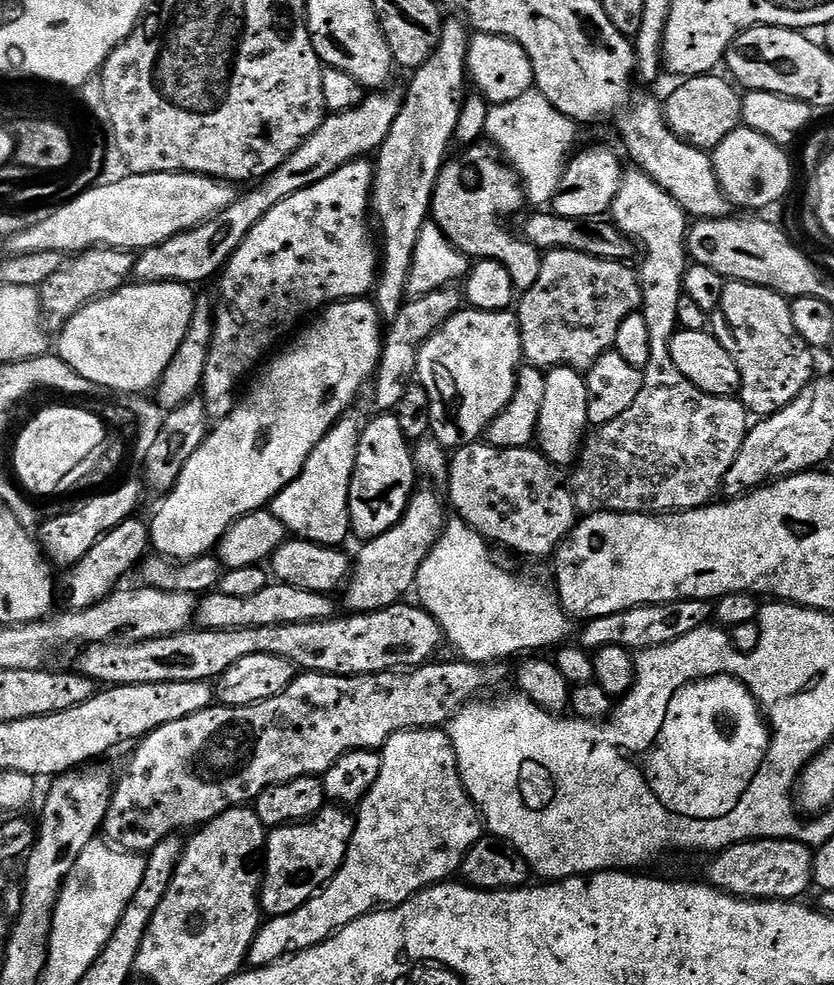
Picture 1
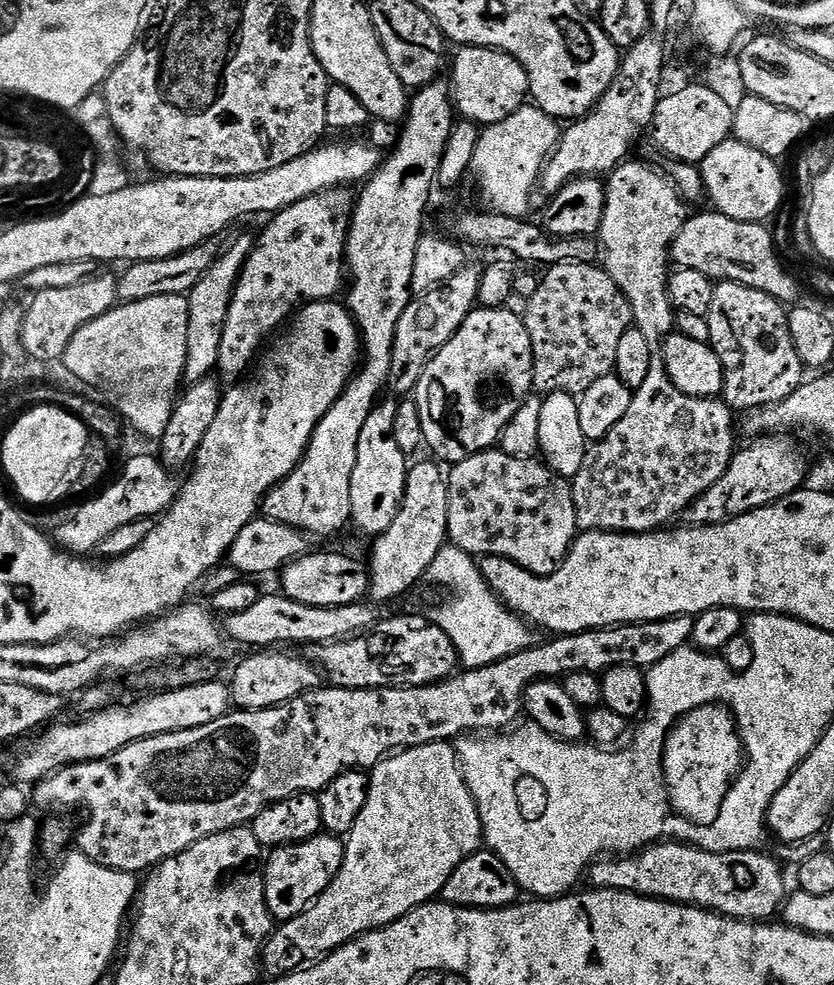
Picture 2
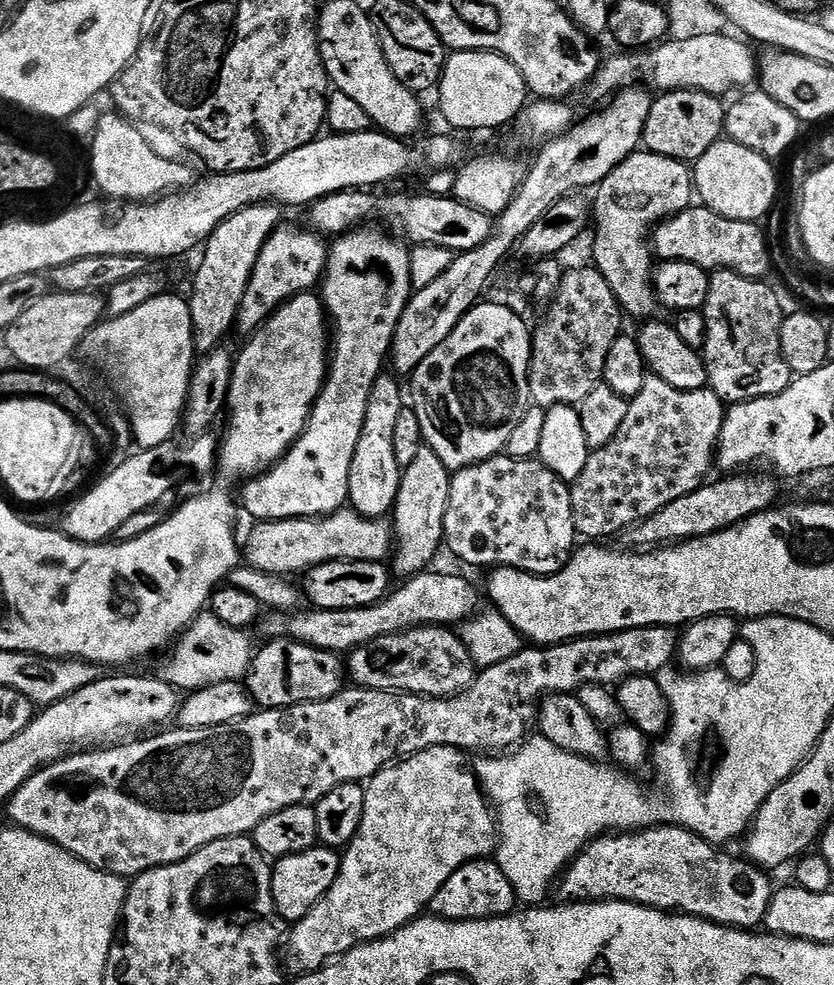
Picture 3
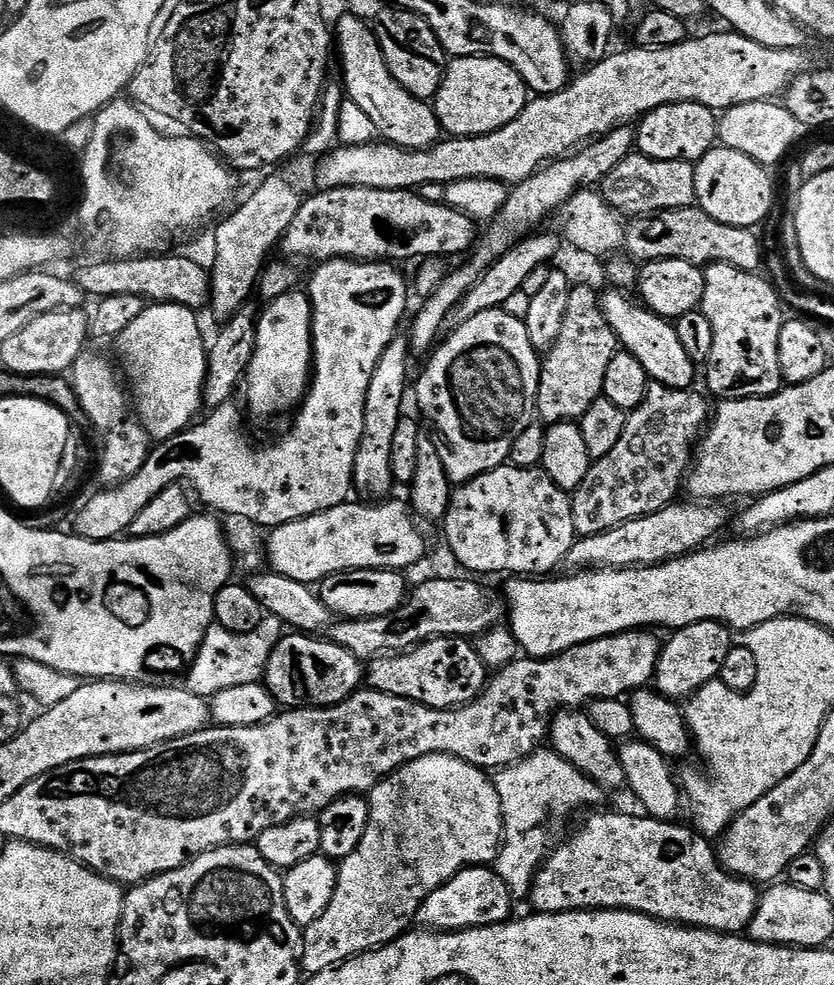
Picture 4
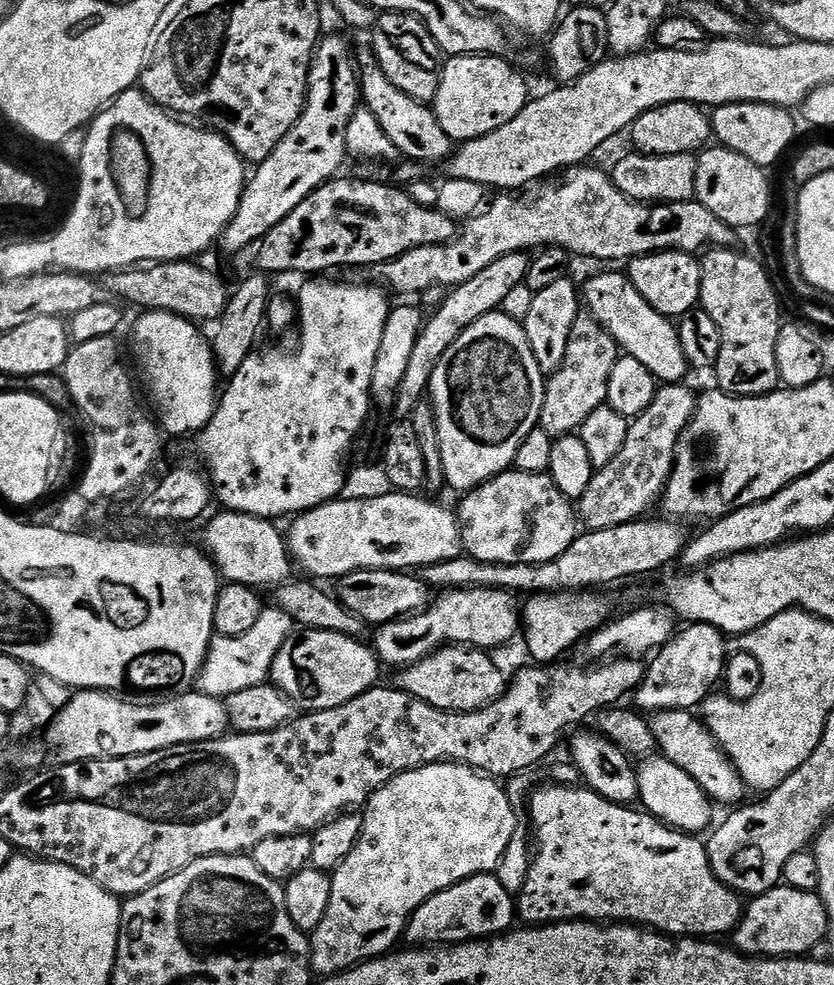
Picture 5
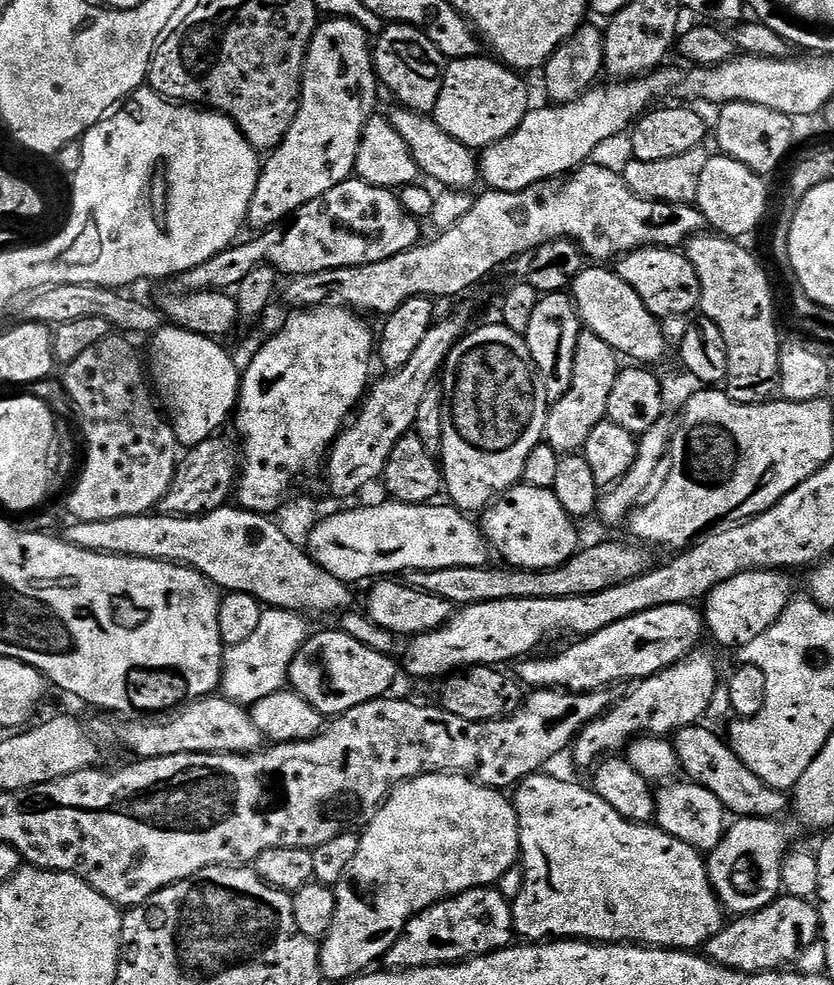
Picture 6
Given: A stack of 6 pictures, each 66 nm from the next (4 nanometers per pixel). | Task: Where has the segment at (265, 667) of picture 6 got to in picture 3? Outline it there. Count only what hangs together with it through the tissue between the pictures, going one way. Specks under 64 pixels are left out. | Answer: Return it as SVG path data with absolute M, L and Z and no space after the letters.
M205 610L196 617L192 627L183 633L182 639L177 641L176 649L172 656L160 661L154 675L157 680L166 682L172 688L182 692L192 692L192 684L200 684L209 688L211 684L221 684L227 680L243 681L248 674L248 667L252 665L254 647L247 631L226 626L226 622L219 622L216 615L210 610Z

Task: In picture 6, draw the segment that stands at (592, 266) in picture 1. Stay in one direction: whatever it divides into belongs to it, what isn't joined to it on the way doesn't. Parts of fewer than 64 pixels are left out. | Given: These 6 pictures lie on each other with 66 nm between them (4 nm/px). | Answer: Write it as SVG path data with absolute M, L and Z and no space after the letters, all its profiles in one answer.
M587 330L579 332L574 346L569 388L551 401L552 409L544 420L543 443L550 445L558 454L576 454L583 449L590 430L608 415L608 398L618 371L616 360L618 353L609 344L602 342L598 334Z

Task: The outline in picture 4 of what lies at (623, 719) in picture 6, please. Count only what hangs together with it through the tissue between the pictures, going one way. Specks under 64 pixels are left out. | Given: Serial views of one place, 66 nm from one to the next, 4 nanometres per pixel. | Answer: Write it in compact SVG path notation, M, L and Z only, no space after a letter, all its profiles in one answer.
M707 620L706 622L694 622L685 628L677 628L669 636L672 637L666 640L660 649L660 661L656 667L654 688L669 700L680 702L693 696L699 688L719 677L722 662L734 646L734 640L732 640L734 632L727 624L717 620Z

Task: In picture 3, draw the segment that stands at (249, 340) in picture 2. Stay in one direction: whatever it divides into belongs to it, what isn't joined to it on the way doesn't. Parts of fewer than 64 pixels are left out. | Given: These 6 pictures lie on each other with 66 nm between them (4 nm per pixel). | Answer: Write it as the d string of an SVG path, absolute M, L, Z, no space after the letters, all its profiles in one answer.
M288 222L281 223L270 234L266 246L262 246L254 274L250 274L250 286L246 286L246 294L242 297L236 315L236 328L239 331L251 334L262 328L287 300L303 292L313 291L323 281L324 269L328 267L329 245L315 231L304 228L295 228Z

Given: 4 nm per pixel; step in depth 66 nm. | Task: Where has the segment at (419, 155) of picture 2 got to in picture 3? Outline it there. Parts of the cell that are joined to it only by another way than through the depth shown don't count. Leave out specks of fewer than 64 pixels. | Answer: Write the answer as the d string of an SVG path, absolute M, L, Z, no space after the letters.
M361 226L346 232L331 245L328 267L324 269L322 281L322 303L334 333L330 340L328 378L312 408L304 433L292 443L292 449L267 472L251 477L241 487L245 488L241 490L240 496L238 492L243 511L245 508L253 516L253 521L315 520L321 516L333 516L348 504L350 462L354 462L354 450L358 450L358 438L362 438L362 422L366 422L370 390L374 390L374 382L385 371L398 318L402 318L402 310L406 310L414 291L409 245L399 239L391 240L386 233L368 227L372 226Z

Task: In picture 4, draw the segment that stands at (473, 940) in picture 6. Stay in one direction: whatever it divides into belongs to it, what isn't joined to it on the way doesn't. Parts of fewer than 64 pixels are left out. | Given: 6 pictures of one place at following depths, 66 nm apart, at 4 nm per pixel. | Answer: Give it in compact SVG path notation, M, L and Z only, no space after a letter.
M488 866L463 868L450 882L434 890L416 912L415 923L424 930L461 932L467 928L481 928L502 924L513 915L513 893L502 882L499 871Z

